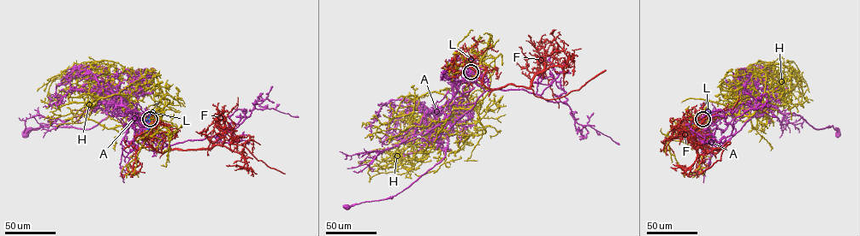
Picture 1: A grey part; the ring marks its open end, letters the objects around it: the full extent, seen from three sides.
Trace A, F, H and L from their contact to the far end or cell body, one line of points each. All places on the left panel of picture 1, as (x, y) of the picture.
A: (150, 119), (144, 127), (121, 98), (129, 104), (124, 114), (109, 115), (91, 128), (44, 126), (25, 133)
F: (150, 119), (156, 117), (165, 138), (163, 152), (211, 148), (222, 143), (224, 120), (238, 97)
H: (151, 120), (139, 114), (164, 103), (151, 74), (123, 71), (104, 91), (73, 67), (94, 61), (80, 79)
L: (150, 119), (151, 114), (147, 120), (151, 125), (145, 129)

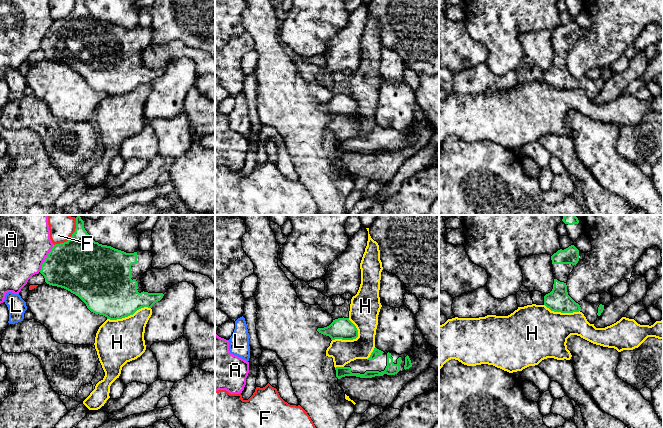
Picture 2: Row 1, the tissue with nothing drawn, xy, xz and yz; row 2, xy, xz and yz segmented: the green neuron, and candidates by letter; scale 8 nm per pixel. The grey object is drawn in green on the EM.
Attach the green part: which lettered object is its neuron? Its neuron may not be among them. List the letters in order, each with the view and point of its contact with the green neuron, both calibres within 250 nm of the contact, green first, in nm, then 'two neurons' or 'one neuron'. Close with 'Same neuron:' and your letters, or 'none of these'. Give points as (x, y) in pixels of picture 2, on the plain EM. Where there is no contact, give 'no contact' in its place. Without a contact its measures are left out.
A: xy (46, 34) | 420/380 nm | two neurons
F: xy (69, 15) | 460/160 nm | two neurons
H: xz (347, 115) | 180/220 nm | two neurons
L: no contact | two neurons
Same neuron: none of these

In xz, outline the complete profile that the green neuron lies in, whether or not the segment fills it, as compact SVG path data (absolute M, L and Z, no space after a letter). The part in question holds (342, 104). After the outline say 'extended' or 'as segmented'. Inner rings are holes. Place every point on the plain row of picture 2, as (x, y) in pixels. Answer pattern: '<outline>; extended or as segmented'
M338 94L324 104L318 104L317 107L323 111L329 112L331 116L353 116L358 113L358 106L356 102L349 96L349 94Z; as segmented

